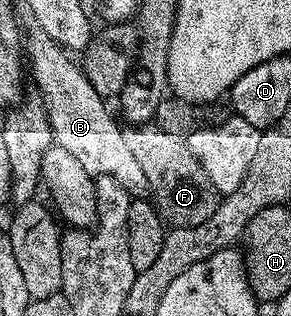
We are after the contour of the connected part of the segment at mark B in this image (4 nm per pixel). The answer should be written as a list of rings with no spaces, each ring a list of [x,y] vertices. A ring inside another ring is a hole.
[[[31,26],[24,35],[24,51],[34,62],[33,83],[45,95],[47,113],[51,121],[51,129],[54,131],[54,143],[57,146],[68,149],[80,166],[95,177],[107,175],[116,177],[120,185],[129,191],[131,196],[138,197],[147,190],[146,174],[136,161],[132,149],[128,149],[126,131],[123,124],[110,116],[107,100],[92,89],[88,77],[82,71],[77,62],[74,63],[63,47],[48,37],[37,26]],[[122,126],[122,127],[121,127]],[[143,190],[143,191],[142,191]]]

